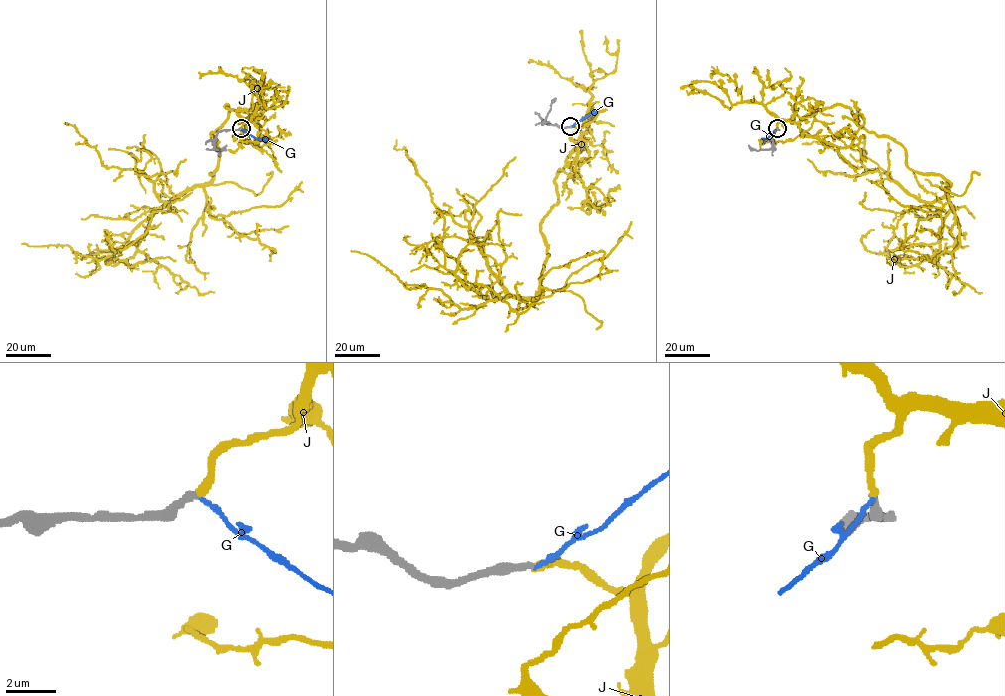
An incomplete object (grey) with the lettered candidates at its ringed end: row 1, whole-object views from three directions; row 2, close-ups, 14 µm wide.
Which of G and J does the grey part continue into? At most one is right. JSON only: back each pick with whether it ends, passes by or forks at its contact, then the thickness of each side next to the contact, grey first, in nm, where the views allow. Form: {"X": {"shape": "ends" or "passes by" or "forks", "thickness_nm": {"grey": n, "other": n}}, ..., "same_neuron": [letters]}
{"J": {"shape": "ends", "thickness_nm": {"grey": 320, "other": 320}}, "same_neuron": ["J"]}

